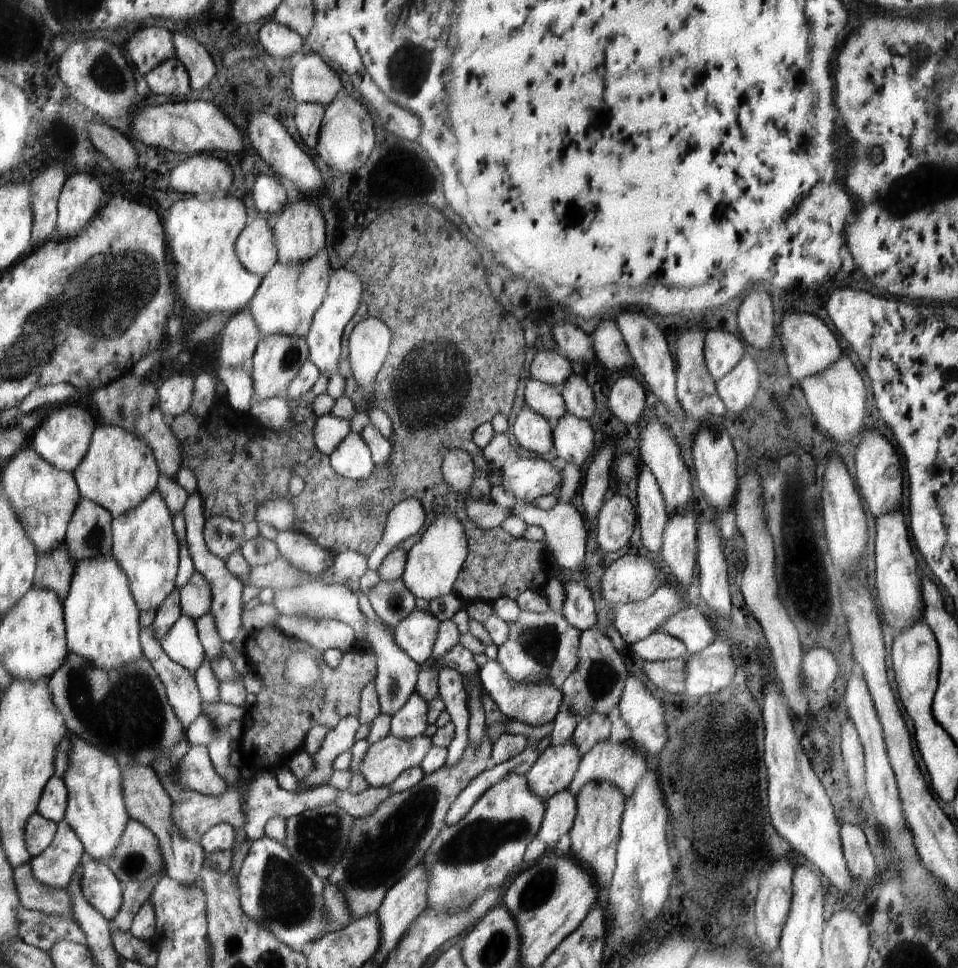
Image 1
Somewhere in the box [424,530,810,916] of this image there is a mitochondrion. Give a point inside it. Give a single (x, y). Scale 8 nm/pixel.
(472, 844)

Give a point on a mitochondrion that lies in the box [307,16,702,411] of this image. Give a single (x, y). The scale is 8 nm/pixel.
(407, 69)

